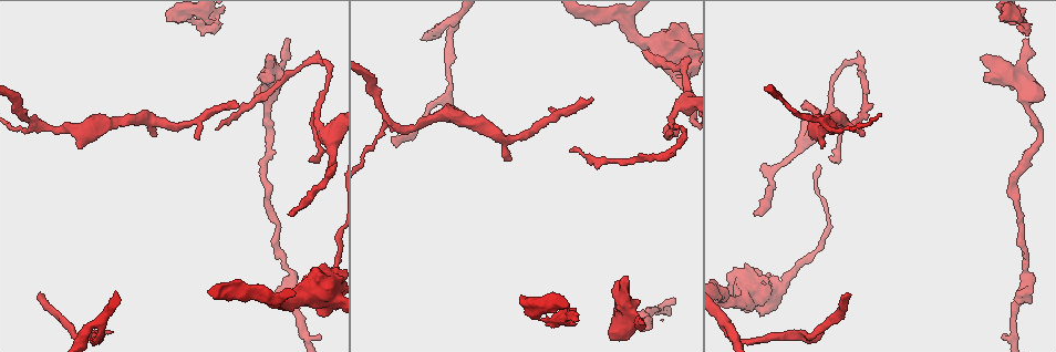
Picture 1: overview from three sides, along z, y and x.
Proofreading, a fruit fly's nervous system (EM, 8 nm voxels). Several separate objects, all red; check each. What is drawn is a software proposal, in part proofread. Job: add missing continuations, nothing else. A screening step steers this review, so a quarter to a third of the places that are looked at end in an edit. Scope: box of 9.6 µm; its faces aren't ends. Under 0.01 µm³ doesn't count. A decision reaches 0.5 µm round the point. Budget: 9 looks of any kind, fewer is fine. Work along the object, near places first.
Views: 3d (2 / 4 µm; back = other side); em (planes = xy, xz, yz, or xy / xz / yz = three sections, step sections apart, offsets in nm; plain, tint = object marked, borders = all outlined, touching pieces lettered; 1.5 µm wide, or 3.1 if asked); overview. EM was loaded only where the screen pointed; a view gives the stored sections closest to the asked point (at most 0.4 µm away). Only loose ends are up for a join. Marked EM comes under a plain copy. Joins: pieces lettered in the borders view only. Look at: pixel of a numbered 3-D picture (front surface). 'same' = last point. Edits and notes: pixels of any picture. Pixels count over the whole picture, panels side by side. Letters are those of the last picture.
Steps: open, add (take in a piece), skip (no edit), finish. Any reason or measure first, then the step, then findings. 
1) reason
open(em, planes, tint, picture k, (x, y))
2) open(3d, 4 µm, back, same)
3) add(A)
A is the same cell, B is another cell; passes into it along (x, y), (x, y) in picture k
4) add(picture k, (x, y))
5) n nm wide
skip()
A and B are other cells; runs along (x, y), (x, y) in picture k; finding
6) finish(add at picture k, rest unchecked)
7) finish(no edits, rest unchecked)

end of a long branch
open(3d, 2 µm, picture 1, (643, 51))

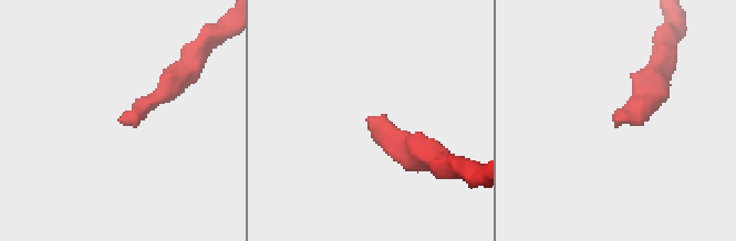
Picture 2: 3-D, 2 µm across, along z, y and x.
open(em, planes, borders, picture 2, (119, 121))

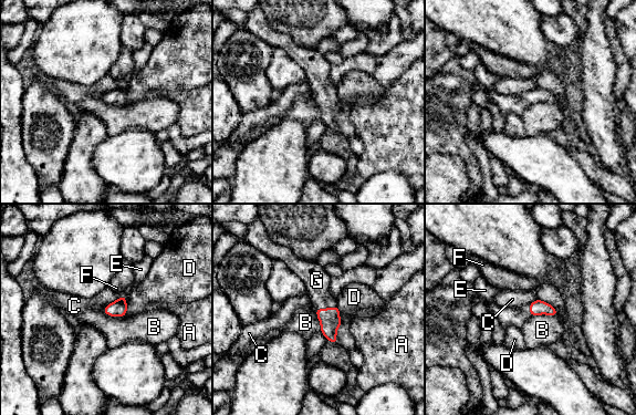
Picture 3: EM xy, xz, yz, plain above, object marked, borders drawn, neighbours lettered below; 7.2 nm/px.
B touches over 200 nm
add(G)
G is the same cell, A, B, C, D, E and F are other cells; the neuron continues

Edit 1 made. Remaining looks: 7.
tapers out
open(em, planes, borders, picture 1, (812, 140))

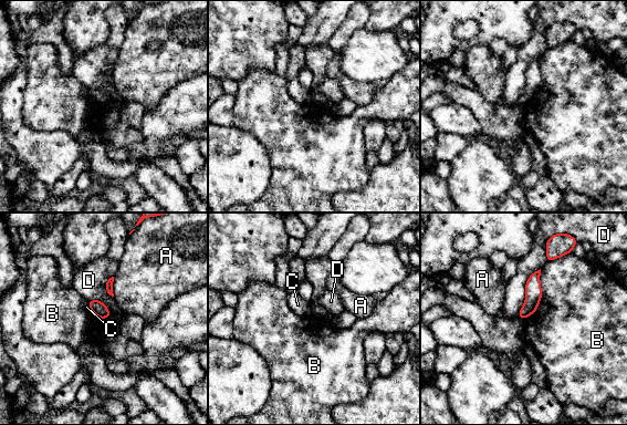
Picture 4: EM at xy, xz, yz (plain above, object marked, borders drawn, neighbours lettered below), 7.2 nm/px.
100 nm wide
skip()
A, B, C and D are other cells; runs along (536, 275), (532, 302), (522, 314) in picture 4; no lettered piece goes on from it

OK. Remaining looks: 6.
an open end
open(em, xy, step 8, tint, picture 1, (509, 157))

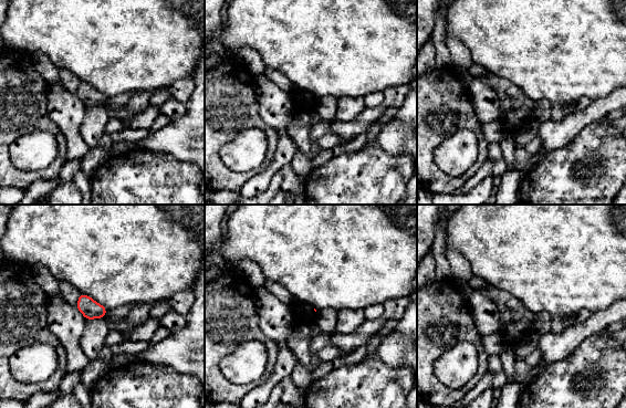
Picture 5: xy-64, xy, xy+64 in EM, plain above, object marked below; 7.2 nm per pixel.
open(em, yz, step 8, borders, same)

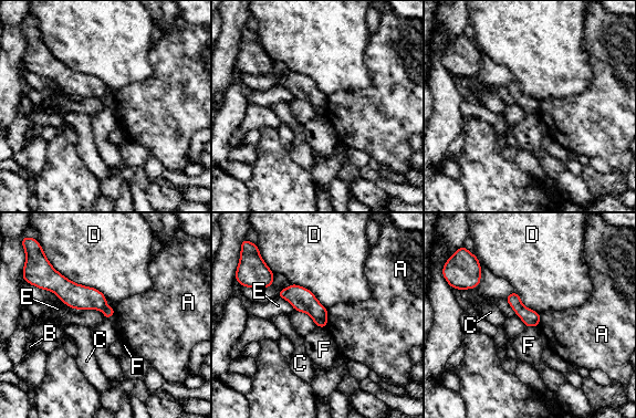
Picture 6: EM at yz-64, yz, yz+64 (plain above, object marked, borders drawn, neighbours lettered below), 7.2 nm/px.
skip()
A, B, C, D, E and F are other cells; border along (277, 296), (285, 299), (295, 310) in picture 6; no lettered piece goes on from it

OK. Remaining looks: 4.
branch stops here
open(em, 3.1 µm, xy, step 8, borders, picture 1, (41, 293))

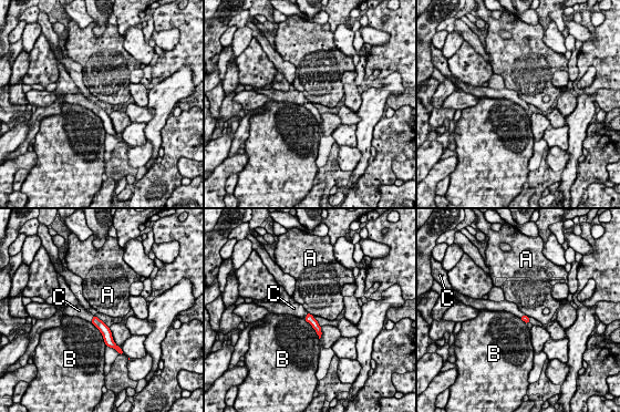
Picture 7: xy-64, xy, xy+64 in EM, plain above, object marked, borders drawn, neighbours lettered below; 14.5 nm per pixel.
cut it another way
open(em, 3.1 µm, planes, borders, same)

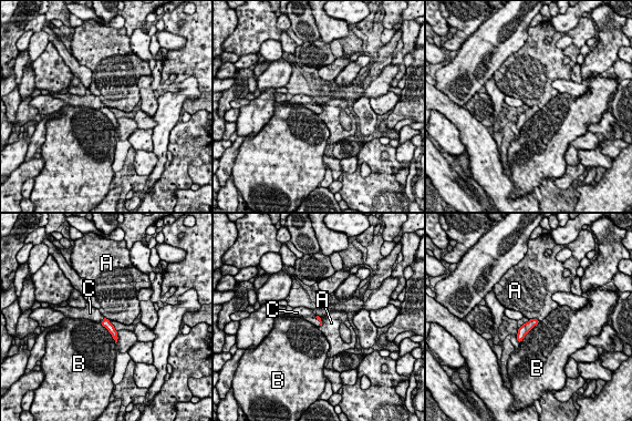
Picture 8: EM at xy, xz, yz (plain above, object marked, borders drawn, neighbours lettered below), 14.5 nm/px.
B touches over 440 nm
add(C)
C is the same cell, A and B are other cells; it goes on there

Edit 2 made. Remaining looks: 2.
finish(add at picture 3, add at picture 8, rest unchecked)

